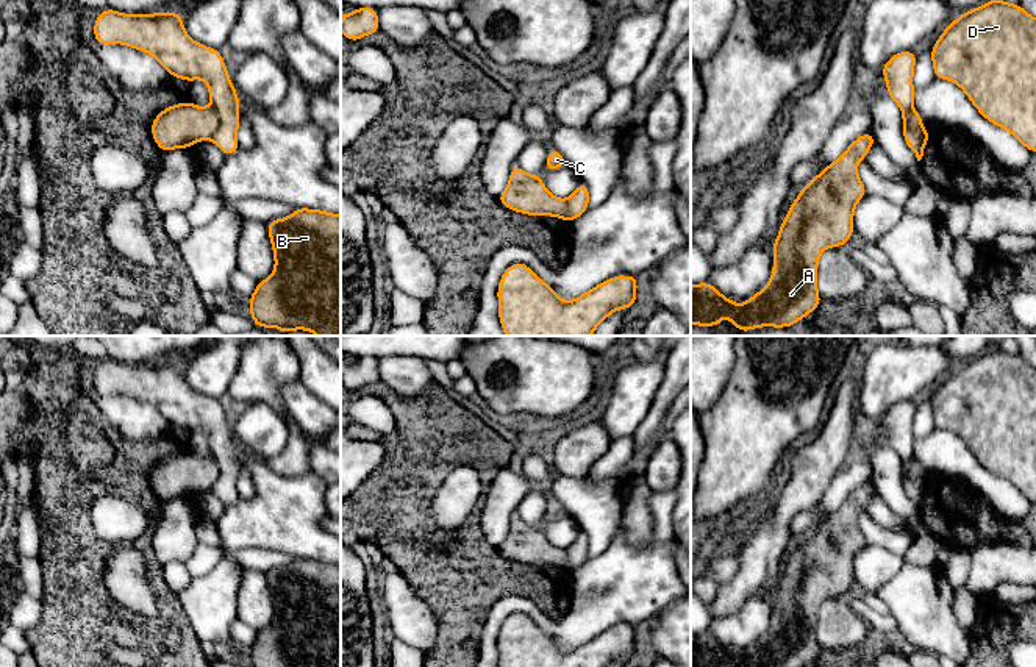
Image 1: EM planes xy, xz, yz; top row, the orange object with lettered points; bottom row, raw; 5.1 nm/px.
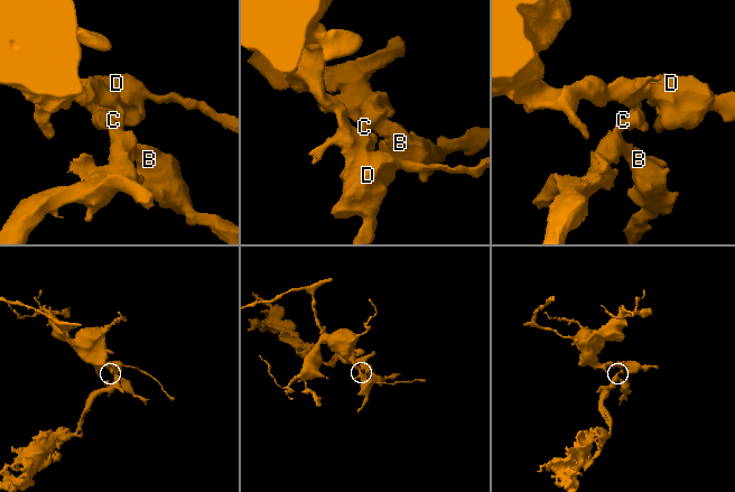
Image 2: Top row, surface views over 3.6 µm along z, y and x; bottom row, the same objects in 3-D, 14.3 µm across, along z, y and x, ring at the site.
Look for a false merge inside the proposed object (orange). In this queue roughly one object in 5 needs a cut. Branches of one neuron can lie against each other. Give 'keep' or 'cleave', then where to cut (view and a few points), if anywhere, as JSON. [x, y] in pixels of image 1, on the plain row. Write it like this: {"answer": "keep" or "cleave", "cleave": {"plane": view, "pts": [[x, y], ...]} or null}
{"answer": "keep", "cleave": null}

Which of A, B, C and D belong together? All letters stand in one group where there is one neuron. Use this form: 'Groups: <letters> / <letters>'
Groups: A B C D

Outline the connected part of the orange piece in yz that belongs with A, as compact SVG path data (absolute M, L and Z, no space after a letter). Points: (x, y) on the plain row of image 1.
M872 481L861 484L834 512L802 537L773 590L773 620L763 640L748 651L734 655L709 631L691 634L691 667L805 667L813 662L822 653L817 642L819 606L828 597L844 597L855 583L855 556L867 544L856 514L867 506L875 492Z

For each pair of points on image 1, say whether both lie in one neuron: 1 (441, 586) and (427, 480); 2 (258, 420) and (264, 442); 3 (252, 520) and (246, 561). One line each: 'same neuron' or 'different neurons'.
1: same neuron
2: same neuron
3: different neurons

